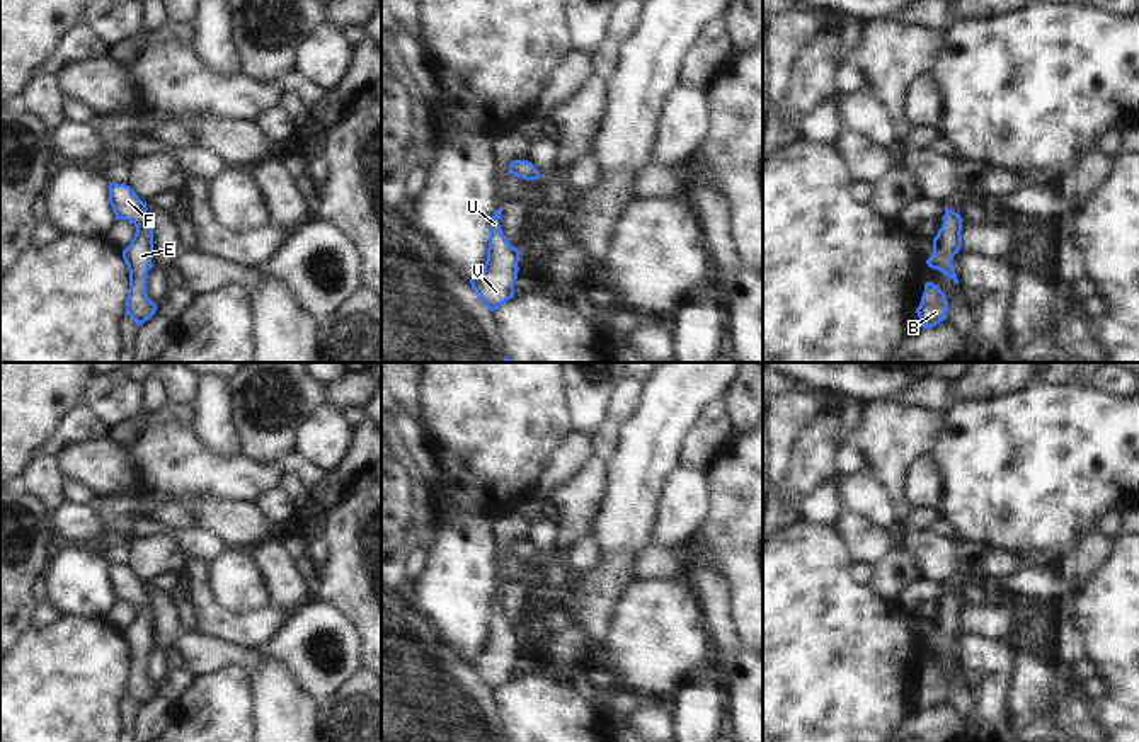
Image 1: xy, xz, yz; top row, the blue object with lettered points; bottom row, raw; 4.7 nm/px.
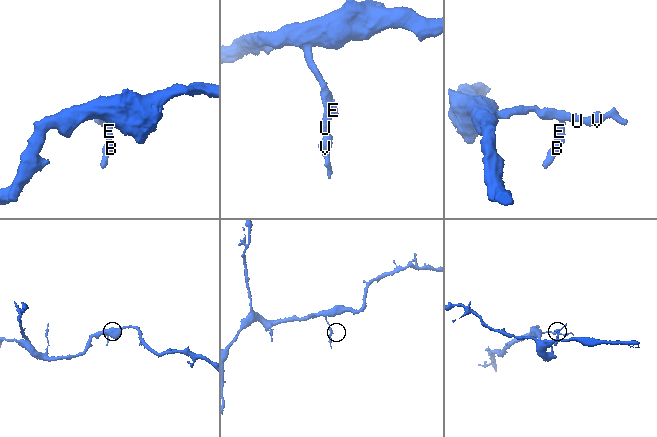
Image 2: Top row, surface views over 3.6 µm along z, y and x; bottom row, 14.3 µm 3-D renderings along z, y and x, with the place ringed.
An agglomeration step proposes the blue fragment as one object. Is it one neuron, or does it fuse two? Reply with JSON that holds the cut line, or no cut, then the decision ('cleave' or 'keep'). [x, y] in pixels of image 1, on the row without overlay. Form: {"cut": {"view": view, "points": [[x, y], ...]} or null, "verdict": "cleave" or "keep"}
{"cut": null, "verdict": "keep"}

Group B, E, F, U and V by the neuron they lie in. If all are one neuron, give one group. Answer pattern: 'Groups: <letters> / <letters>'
Groups: B E F U V.

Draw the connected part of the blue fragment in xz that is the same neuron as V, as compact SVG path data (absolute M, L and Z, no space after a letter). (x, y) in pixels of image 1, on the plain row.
M501 589L494 592L489 606L489 630L484 652L470 660L473 672L492 693L514 677L519 631L512 628L499 606Z

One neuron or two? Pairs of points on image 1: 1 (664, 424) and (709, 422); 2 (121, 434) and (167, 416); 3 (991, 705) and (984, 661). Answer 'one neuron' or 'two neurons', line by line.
1: two neurons
2: one neuron
3: one neuron

